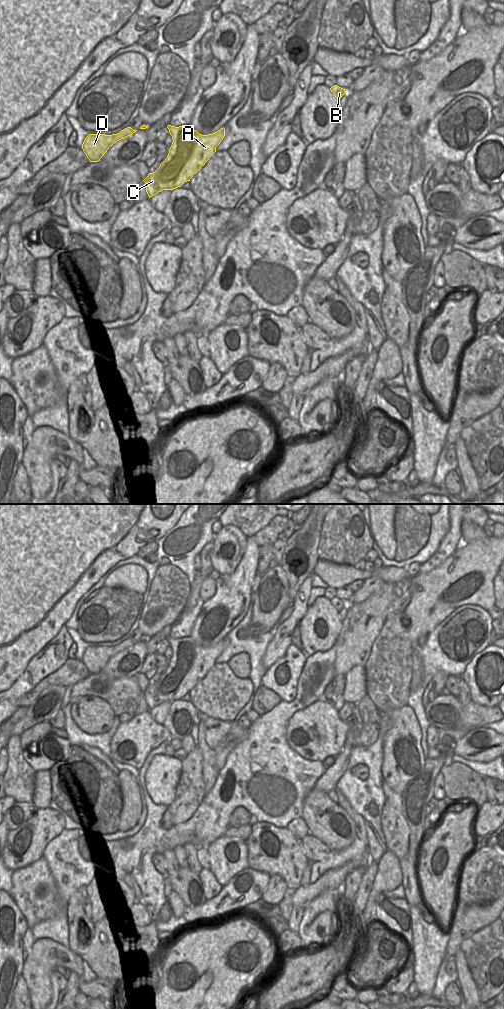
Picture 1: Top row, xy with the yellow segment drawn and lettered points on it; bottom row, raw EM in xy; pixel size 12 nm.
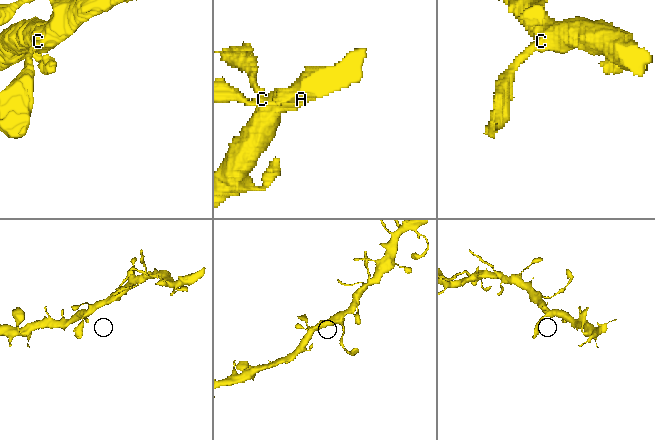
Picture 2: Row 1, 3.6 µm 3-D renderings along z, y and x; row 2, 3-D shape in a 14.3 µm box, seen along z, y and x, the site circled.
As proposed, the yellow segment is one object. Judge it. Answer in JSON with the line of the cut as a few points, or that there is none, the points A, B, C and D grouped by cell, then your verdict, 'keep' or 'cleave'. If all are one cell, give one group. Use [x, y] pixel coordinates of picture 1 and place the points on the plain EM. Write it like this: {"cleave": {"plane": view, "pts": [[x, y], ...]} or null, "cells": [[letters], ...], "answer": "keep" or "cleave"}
{"cleave": null, "cells": [["A", "B", "C", "D"]], "answer": "keep"}

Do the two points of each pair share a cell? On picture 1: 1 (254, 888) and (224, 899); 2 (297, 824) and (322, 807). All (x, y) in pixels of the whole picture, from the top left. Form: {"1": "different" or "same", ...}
{"1": "same", "2": "different"}

